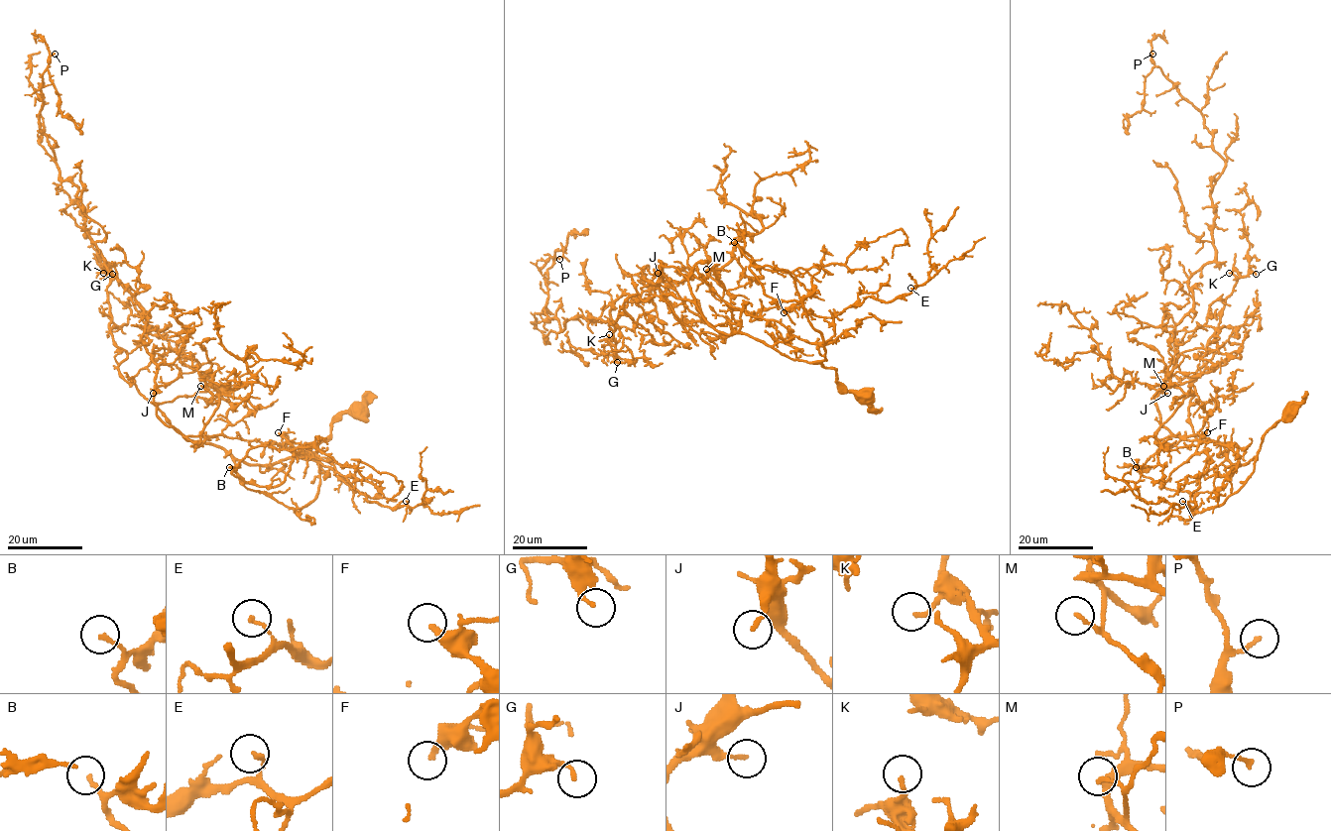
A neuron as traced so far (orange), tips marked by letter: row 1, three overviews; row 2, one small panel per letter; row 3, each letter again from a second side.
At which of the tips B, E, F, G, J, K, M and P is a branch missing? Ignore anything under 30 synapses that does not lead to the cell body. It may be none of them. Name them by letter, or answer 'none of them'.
B

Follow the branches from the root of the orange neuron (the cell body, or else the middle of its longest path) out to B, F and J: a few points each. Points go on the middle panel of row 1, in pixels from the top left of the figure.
B: (865, 396), (847, 392), (836, 371), (822, 365), (823, 336), (803, 305), (767, 296), (734, 242)
F: (865, 396), (822, 365), (823, 336), (803, 305), (767, 296), (751, 266), (794, 280), (800, 301), (784, 312)
J: (865, 396), (847, 392), (831, 367), (792, 360), (747, 334), (715, 329), (681, 273), (659, 261), (658, 273)

